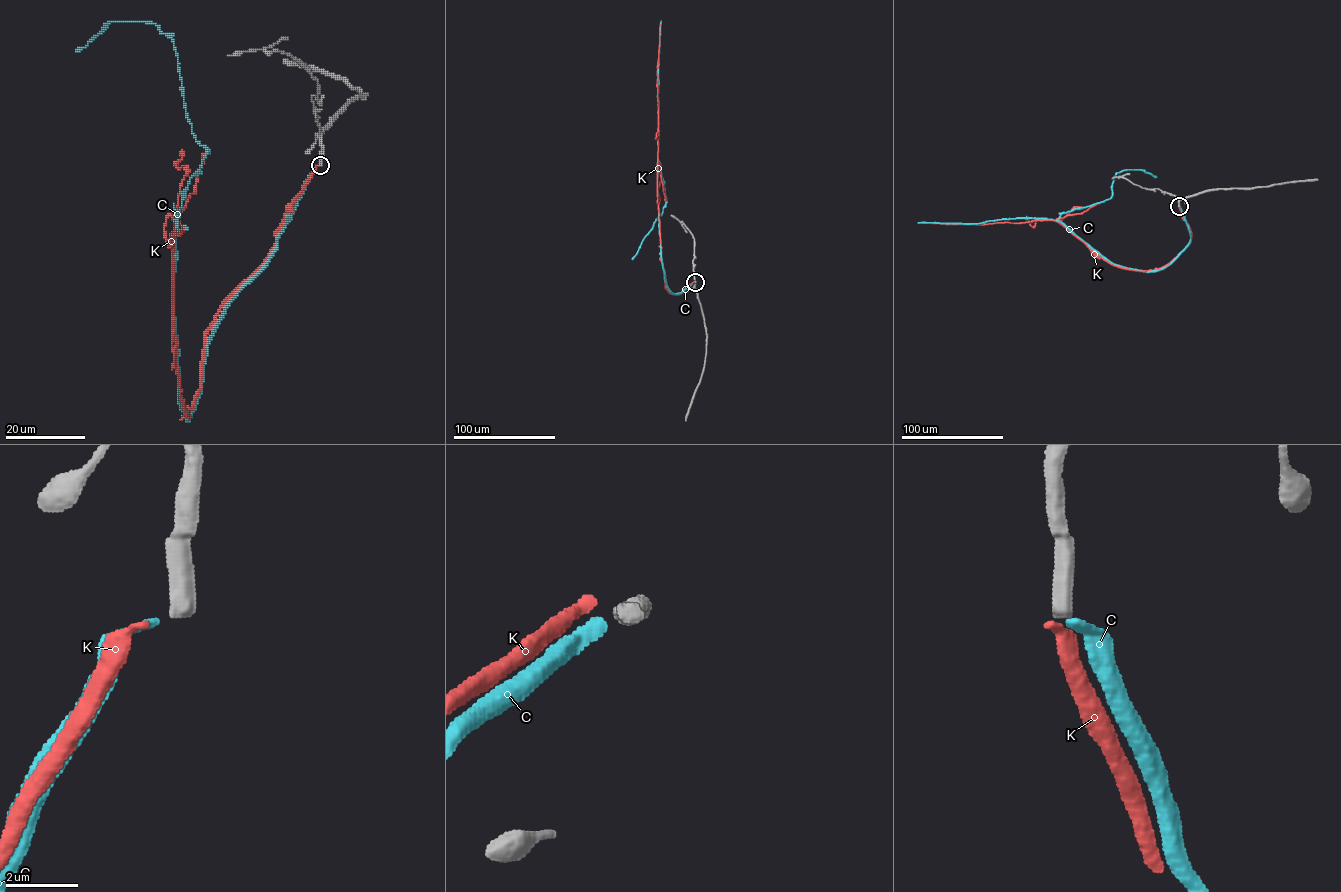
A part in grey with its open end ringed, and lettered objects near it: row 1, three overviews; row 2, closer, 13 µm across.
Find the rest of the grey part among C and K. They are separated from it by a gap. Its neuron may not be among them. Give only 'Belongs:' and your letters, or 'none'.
Belongs: C

